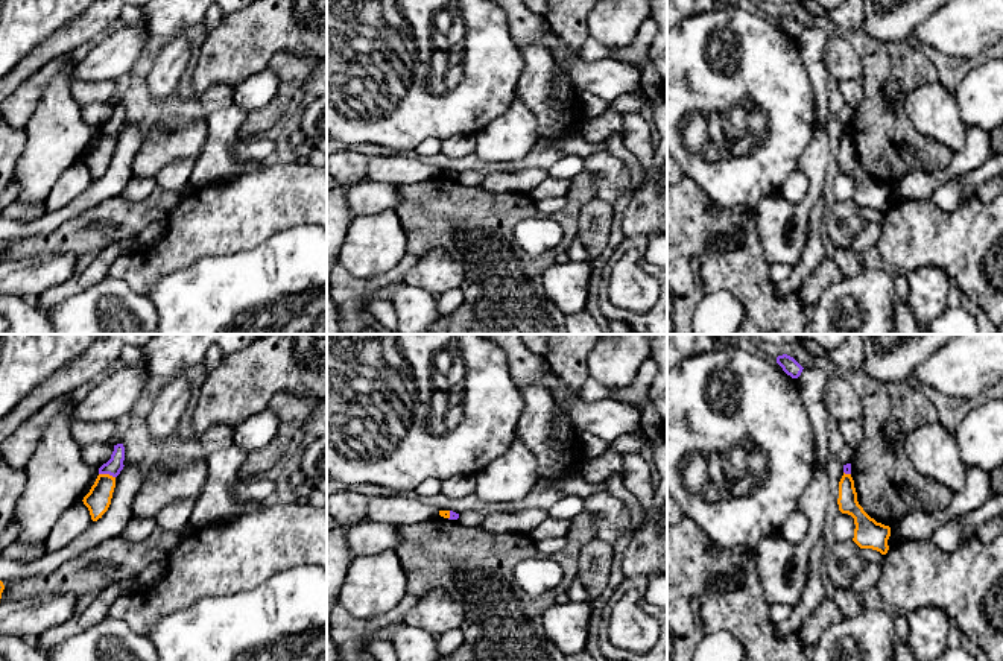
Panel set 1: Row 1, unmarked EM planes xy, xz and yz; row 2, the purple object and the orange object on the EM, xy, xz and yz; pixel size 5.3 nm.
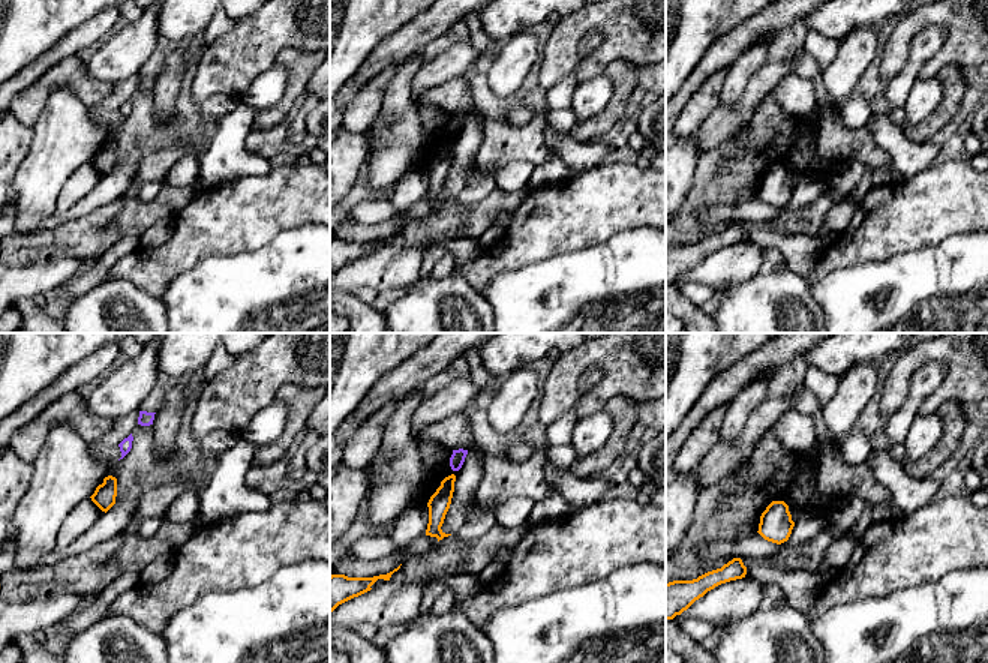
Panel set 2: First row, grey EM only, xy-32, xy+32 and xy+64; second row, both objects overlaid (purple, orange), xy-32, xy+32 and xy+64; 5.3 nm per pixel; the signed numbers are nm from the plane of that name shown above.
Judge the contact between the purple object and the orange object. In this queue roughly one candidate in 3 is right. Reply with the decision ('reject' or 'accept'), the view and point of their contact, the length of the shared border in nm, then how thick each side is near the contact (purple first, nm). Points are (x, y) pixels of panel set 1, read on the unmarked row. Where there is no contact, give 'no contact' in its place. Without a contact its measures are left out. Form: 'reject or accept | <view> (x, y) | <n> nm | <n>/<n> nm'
reject | xy (107, 132) | 90 nm | 90/140 nm

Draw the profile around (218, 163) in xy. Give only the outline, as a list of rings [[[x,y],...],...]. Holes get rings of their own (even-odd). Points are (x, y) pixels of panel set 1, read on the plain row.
[[[236,103],[204,115],[208,125],[205,147],[190,176],[188,187],[207,187],[240,173],[258,170],[263,163],[242,161],[234,155],[248,112]]]

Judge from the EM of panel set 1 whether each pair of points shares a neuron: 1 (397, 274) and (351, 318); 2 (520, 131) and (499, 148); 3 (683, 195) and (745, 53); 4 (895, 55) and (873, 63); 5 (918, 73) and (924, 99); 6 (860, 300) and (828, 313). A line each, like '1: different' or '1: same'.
1: same
2: same
3: different
4: same
5: different
6: same

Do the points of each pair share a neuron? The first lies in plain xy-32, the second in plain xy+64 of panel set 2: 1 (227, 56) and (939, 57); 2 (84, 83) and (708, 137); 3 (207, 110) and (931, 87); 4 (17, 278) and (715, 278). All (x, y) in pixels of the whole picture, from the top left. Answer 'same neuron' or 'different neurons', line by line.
1: same neuron
2: different neurons
3: different neurons
4: same neuron

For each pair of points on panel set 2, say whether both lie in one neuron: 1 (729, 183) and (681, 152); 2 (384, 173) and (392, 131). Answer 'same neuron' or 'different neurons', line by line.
1: different neurons
2: same neuron

